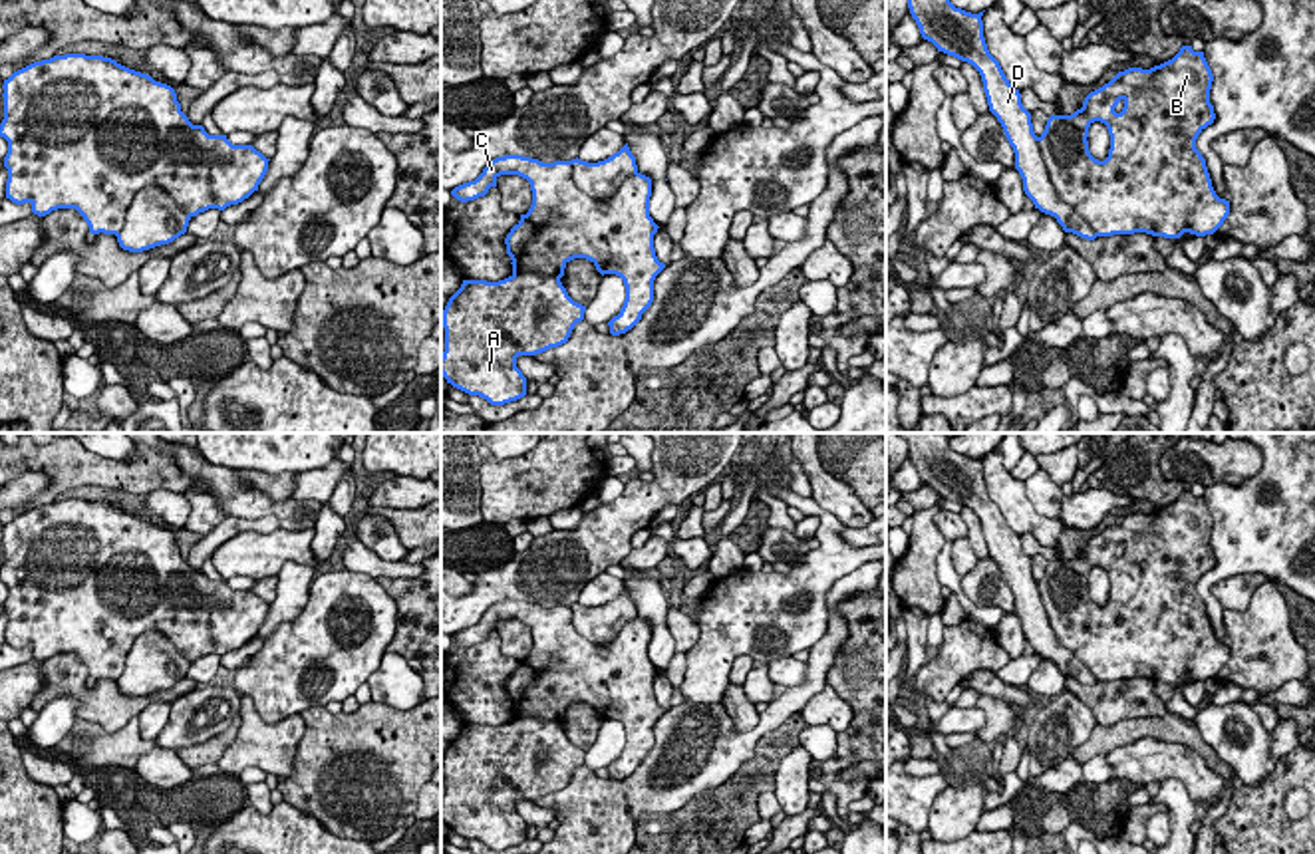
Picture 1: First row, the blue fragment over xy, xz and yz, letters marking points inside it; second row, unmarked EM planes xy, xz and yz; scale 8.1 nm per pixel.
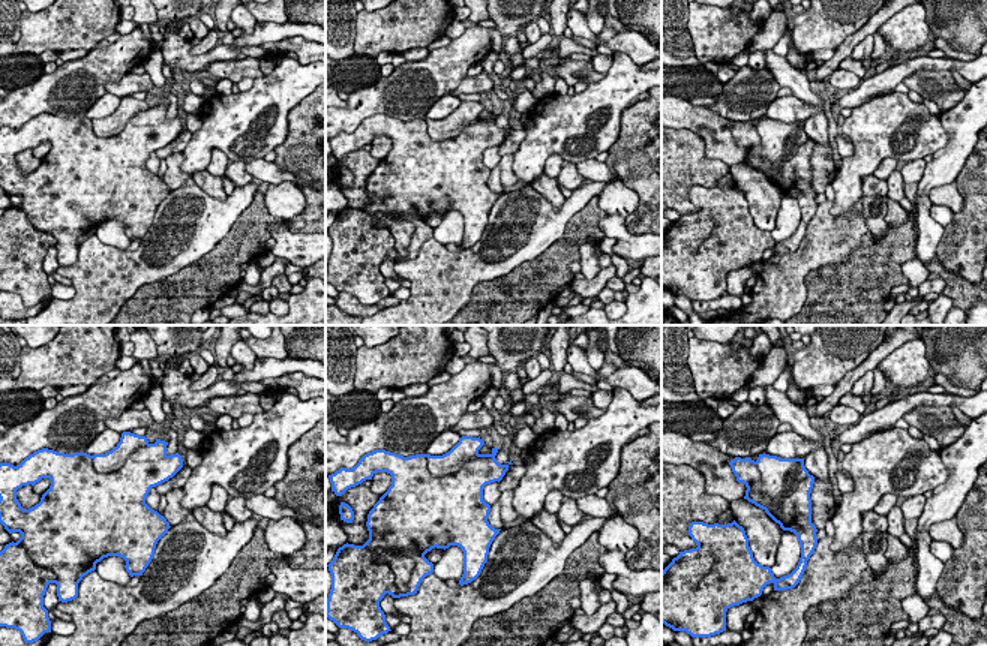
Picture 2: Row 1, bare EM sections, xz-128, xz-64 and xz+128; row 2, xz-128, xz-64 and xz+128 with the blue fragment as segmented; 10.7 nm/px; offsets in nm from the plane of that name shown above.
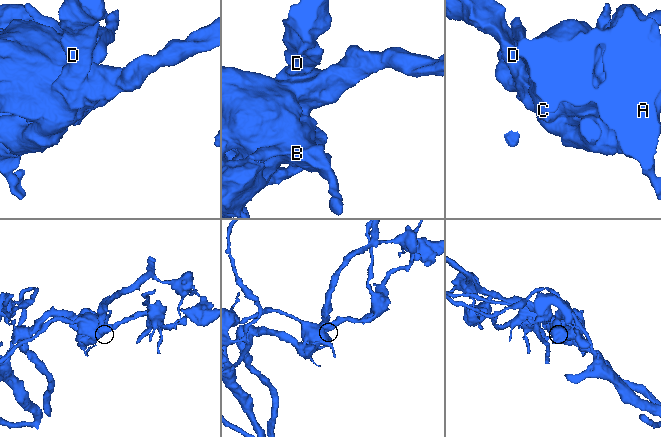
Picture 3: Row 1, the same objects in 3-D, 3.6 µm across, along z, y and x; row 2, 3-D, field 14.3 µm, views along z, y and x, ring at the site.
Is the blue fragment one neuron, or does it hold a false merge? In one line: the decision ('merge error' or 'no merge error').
merge error

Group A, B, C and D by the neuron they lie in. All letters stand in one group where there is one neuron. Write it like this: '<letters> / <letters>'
A D / B C

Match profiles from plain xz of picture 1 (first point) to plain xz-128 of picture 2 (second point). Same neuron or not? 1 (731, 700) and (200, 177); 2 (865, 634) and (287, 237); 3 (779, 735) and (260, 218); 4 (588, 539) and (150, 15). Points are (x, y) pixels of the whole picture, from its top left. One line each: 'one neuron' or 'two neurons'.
1: one neuron
2: two neurons
3: one neuron
4: two neurons

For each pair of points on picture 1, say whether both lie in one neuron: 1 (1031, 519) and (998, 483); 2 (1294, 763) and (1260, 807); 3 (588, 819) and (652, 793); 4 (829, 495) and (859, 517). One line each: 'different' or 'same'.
1: same
2: same
3: same
4: same

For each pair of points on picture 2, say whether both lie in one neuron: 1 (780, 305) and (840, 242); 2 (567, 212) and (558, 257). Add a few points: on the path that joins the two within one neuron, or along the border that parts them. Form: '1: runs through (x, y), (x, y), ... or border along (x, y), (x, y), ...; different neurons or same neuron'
1: runs through (782, 285), (821, 246); same neuron
2: border along (584, 207), (569, 221), (564, 233), (536, 258); different neurons

